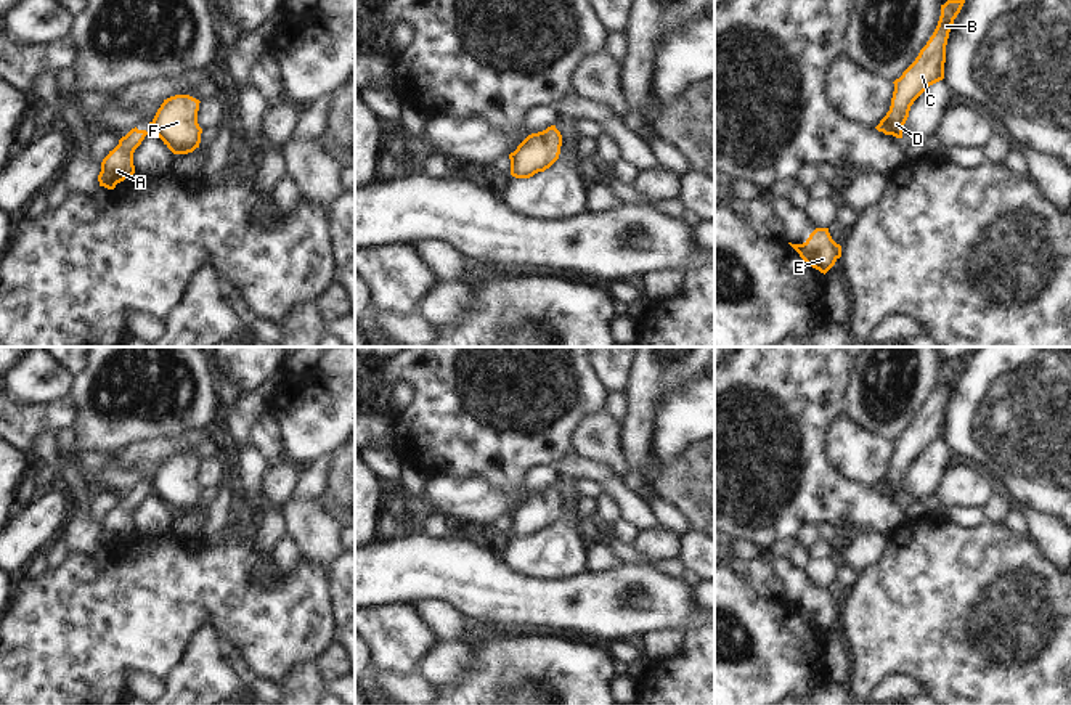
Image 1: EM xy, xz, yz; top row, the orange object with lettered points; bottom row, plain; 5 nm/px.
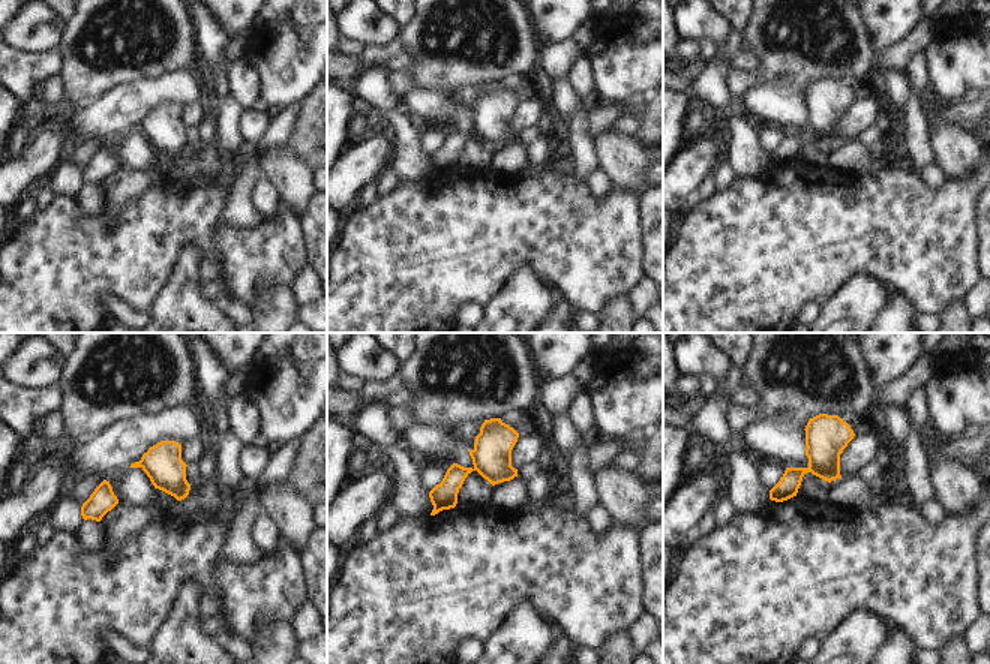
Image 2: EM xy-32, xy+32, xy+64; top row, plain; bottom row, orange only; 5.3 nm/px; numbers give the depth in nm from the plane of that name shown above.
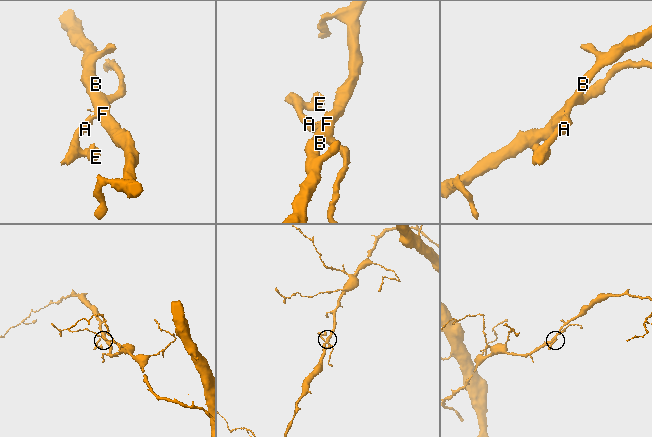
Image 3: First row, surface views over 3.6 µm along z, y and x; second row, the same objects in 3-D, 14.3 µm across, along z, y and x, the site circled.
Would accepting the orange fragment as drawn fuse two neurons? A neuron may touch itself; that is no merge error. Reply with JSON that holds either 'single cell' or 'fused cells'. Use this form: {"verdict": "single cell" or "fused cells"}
{"verdict": "fused cells"}

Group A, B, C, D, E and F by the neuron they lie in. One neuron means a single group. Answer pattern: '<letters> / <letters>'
A E / B C D F

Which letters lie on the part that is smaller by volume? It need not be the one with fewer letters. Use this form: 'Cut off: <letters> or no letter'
Cut off: A, E

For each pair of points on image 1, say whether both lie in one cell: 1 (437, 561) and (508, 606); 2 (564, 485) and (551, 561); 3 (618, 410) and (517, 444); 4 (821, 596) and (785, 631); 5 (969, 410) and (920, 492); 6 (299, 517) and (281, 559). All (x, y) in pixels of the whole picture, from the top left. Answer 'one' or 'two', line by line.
1: one
2: one
3: two
4: two
5: two
6: two

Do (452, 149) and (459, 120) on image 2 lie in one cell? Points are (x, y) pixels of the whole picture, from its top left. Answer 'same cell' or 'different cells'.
same cell

